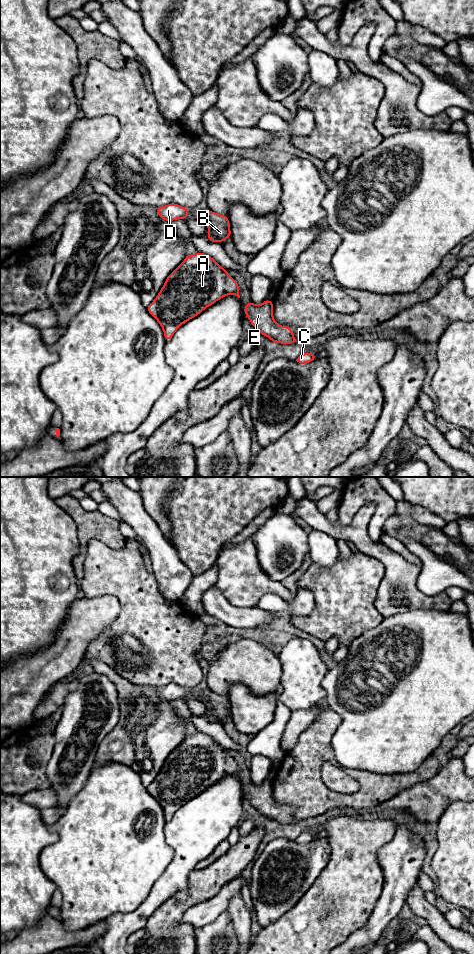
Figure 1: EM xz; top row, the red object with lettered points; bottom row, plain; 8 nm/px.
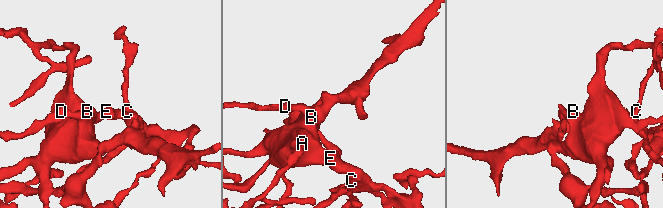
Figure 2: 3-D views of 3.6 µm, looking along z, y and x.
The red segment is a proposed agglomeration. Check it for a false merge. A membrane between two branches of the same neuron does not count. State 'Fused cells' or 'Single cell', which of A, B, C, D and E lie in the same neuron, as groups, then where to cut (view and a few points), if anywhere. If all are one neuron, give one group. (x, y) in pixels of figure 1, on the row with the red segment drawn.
Single cell. Groups: A B C D E. No split

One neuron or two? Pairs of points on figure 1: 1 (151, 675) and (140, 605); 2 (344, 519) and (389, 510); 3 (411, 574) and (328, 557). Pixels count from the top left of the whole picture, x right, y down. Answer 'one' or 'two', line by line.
1: one
2: one
3: two

